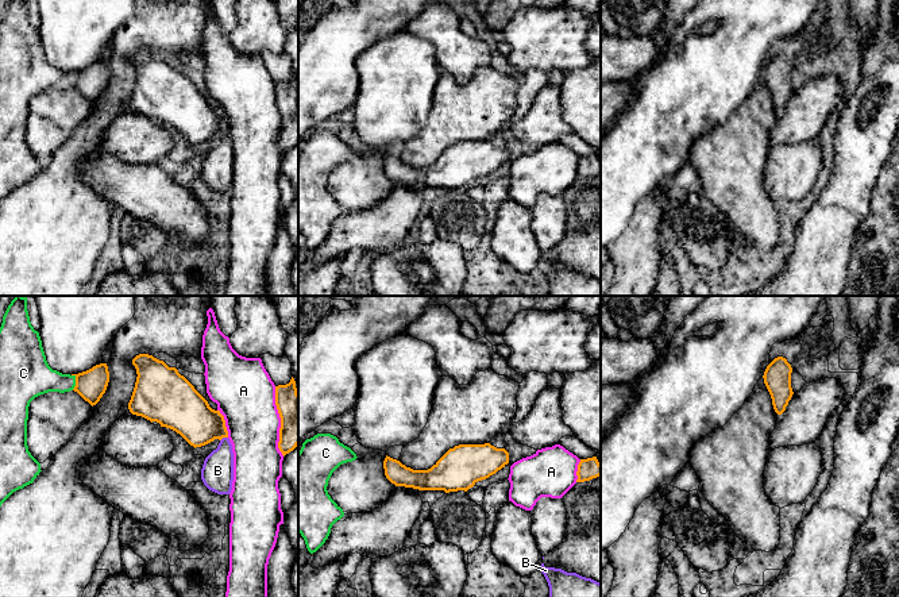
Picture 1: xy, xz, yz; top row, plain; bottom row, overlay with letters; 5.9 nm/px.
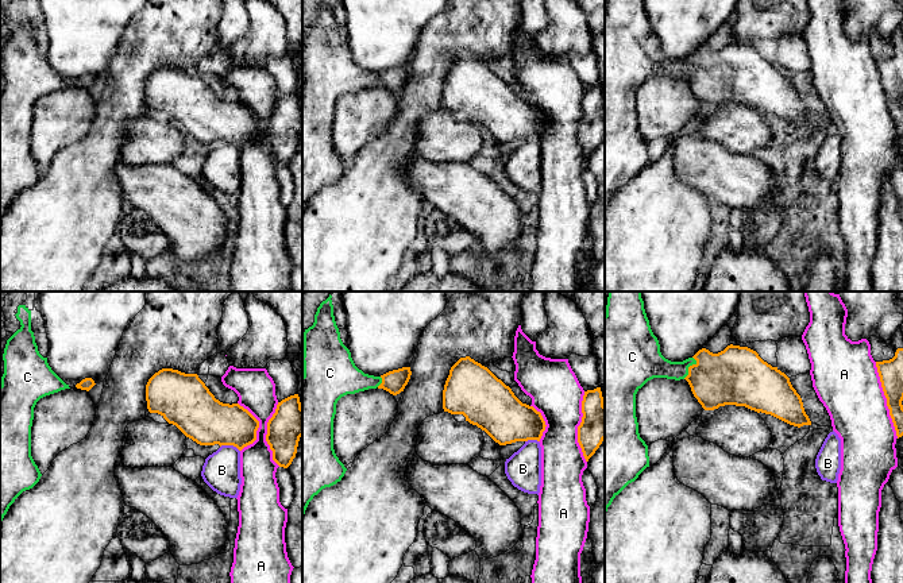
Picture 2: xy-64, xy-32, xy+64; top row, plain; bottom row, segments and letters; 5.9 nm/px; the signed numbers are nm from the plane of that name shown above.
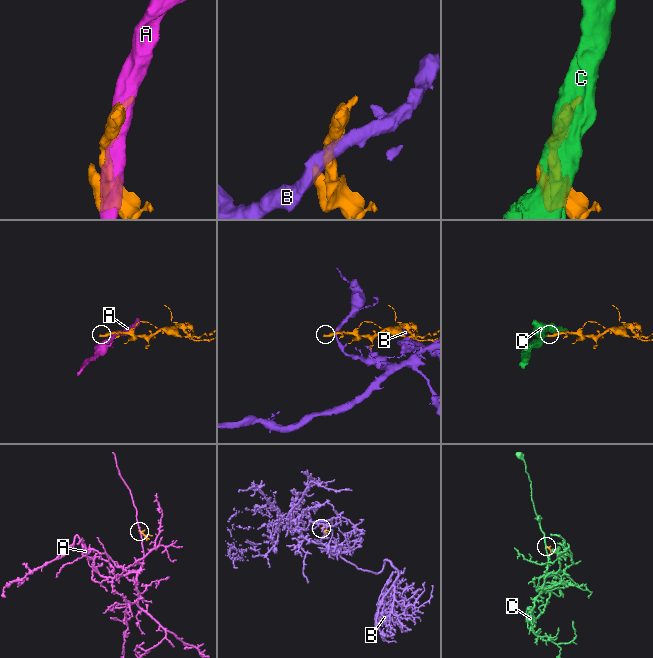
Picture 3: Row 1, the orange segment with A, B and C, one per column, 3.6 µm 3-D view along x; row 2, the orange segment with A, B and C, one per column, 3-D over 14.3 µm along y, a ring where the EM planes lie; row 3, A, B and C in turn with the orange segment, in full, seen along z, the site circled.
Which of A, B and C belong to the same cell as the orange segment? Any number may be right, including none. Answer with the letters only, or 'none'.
C

